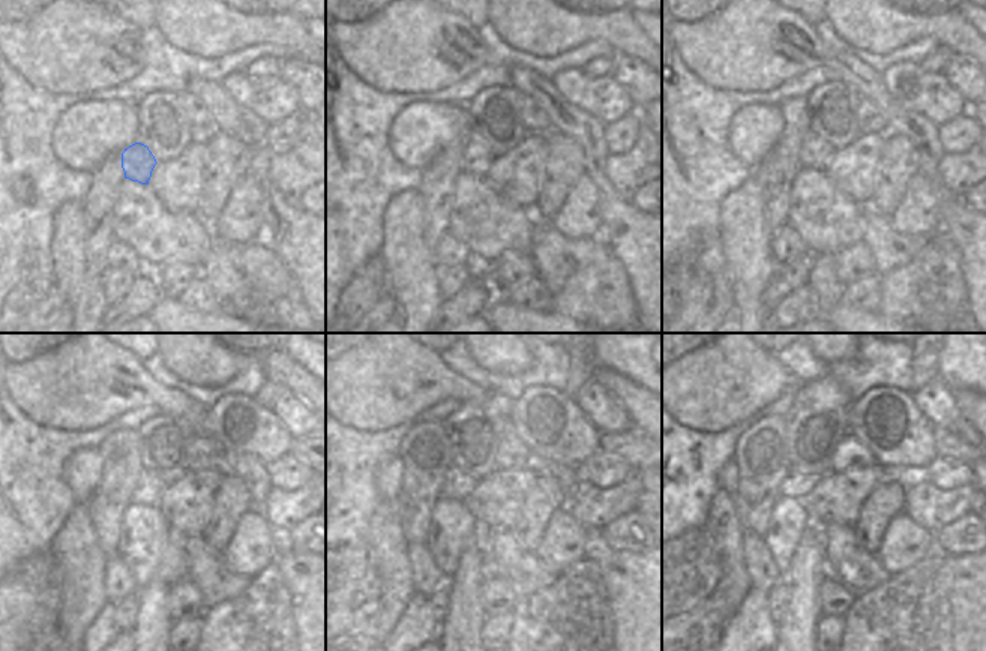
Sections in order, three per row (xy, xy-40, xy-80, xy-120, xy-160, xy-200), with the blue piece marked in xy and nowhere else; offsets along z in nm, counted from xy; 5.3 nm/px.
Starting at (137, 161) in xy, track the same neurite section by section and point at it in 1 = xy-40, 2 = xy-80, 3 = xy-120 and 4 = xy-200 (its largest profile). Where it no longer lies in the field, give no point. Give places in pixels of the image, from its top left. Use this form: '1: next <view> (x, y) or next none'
1: next xy-40 (477, 156)
2: next xy-80 (815, 153)
3: next xy-120 (147, 488)
4: next xy-200 (799, 485)

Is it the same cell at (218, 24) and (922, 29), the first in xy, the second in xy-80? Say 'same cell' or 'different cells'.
same cell

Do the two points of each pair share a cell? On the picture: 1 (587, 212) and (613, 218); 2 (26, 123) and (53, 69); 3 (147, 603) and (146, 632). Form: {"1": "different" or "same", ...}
{"1": "different", "2": "different", "3": "same"}

